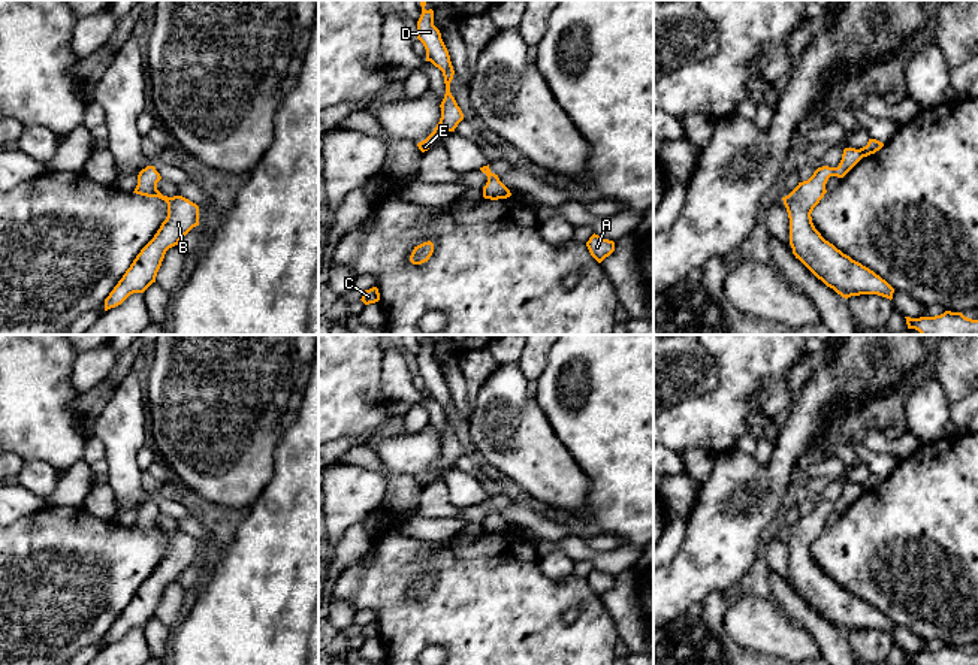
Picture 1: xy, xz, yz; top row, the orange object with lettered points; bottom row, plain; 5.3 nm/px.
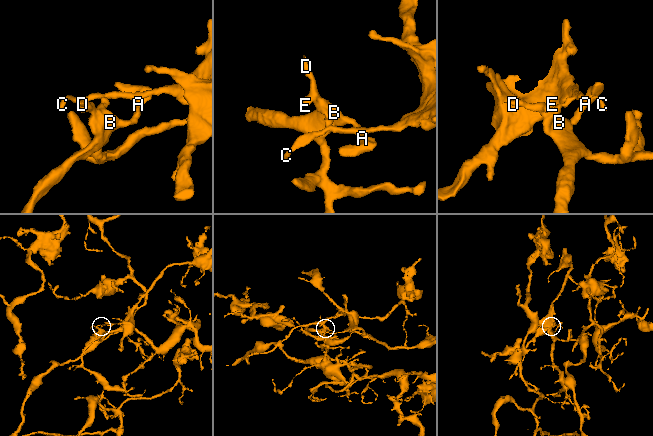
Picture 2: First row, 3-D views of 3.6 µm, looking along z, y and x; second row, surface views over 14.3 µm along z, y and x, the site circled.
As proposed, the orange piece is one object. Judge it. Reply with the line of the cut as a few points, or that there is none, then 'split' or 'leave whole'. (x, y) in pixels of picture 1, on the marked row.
no cut; leave whole

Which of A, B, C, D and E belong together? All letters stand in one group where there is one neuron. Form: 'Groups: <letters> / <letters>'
Groups: A B C D E

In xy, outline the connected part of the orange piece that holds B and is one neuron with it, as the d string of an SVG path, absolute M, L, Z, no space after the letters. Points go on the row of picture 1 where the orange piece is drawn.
M147 166L138 175L133 193L164 200L167 217L105 299L105 311L121 305L133 293L144 293L156 282L166 251L178 245L193 227L199 226L199 206L182 196L163 196L157 190L160 179L162 176L154 166Z

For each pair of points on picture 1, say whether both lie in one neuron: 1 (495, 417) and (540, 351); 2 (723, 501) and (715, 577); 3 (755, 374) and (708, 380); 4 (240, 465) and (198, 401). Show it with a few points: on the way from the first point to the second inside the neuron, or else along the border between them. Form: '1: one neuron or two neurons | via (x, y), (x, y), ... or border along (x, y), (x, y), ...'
1: two neurons | border along (516, 363), (528, 380)
2: one neuron | via (723, 520), (723, 540), (715, 558)
3: two neurons | border along (706, 350), (717, 368), (718, 383), (690, 399)
4: one neuron | via (223, 449), (214, 417)

